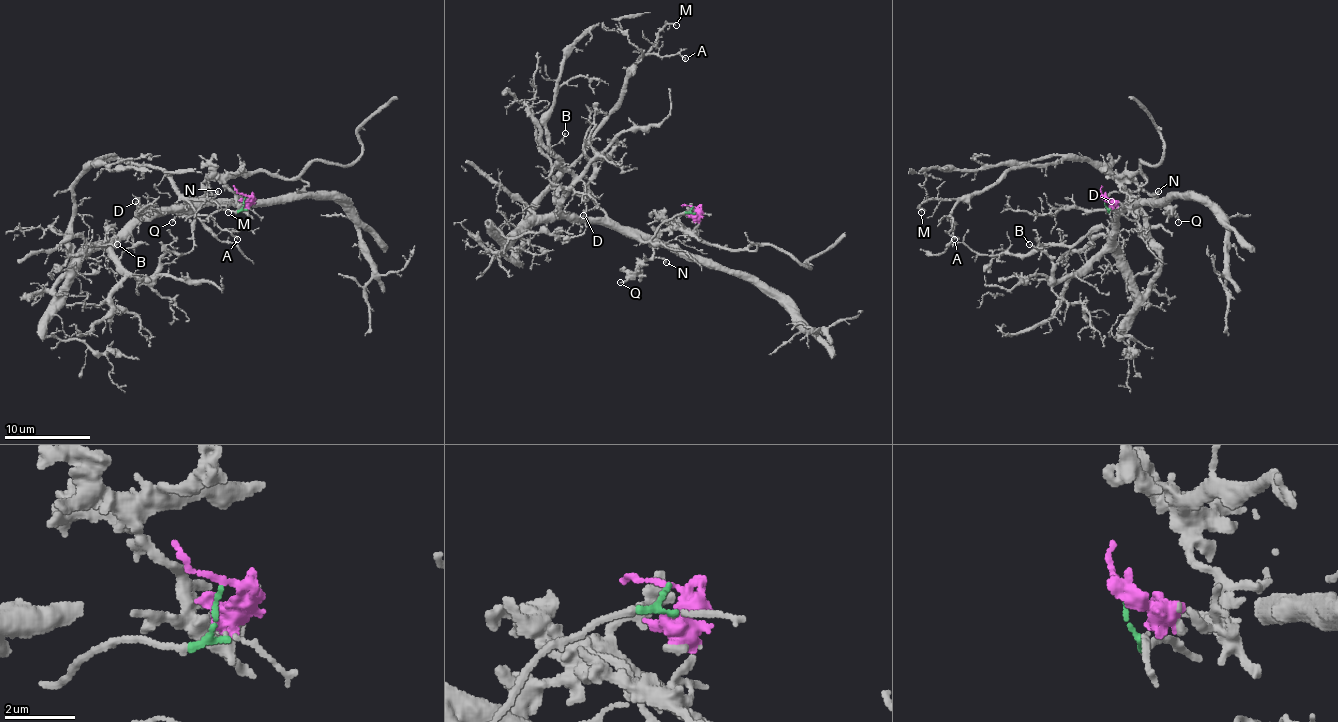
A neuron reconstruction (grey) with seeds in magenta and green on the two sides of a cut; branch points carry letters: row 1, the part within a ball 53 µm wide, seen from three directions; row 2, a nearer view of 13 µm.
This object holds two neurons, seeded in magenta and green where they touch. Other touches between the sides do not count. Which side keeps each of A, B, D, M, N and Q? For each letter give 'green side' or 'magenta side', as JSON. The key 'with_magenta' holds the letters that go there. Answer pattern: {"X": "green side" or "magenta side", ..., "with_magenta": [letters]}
{"A": "green side", "B": "green side", "D": "green side", "M": "green side", "N": "magenta side", "Q": "magenta side", "with_magenta": ["N", "Q"]}

